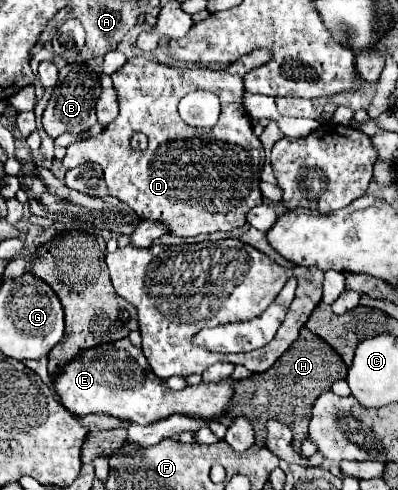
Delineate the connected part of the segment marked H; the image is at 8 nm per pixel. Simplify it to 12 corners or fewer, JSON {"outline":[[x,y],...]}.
{"outline":[[306,327],[264,373],[232,385],[220,415],[288,425],[300,449],[318,395],[346,379],[342,357]]}

